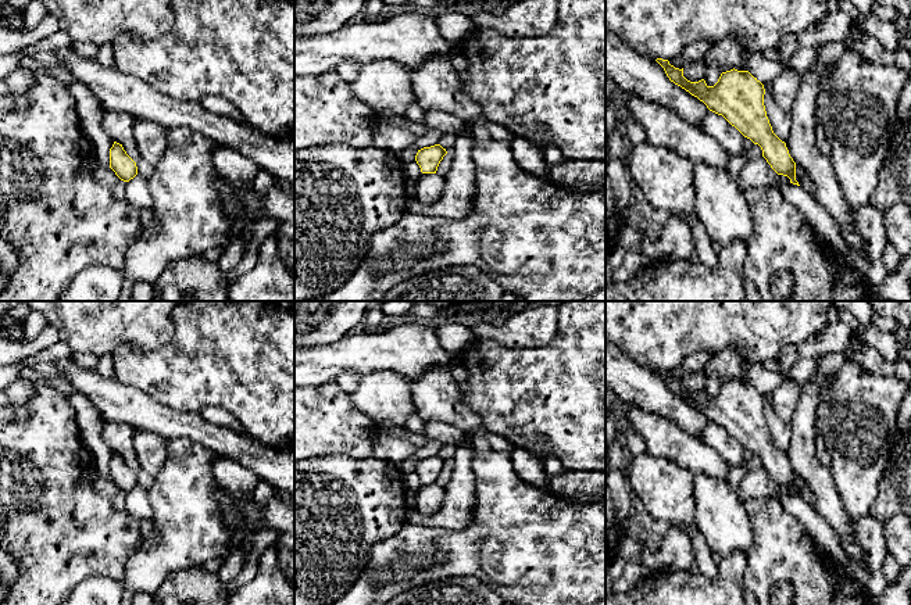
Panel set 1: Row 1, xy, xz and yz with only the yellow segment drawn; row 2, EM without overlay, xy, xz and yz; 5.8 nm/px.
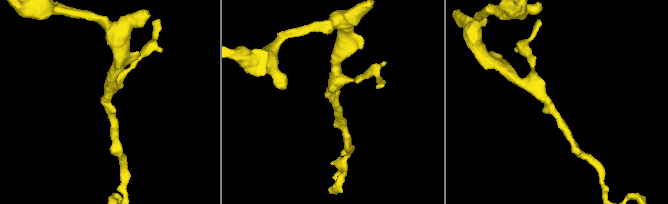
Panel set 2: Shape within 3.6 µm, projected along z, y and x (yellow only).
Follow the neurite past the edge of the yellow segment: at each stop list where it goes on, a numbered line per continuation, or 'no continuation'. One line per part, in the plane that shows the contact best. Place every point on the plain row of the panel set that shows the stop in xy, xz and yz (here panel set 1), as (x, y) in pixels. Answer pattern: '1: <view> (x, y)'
no continuation

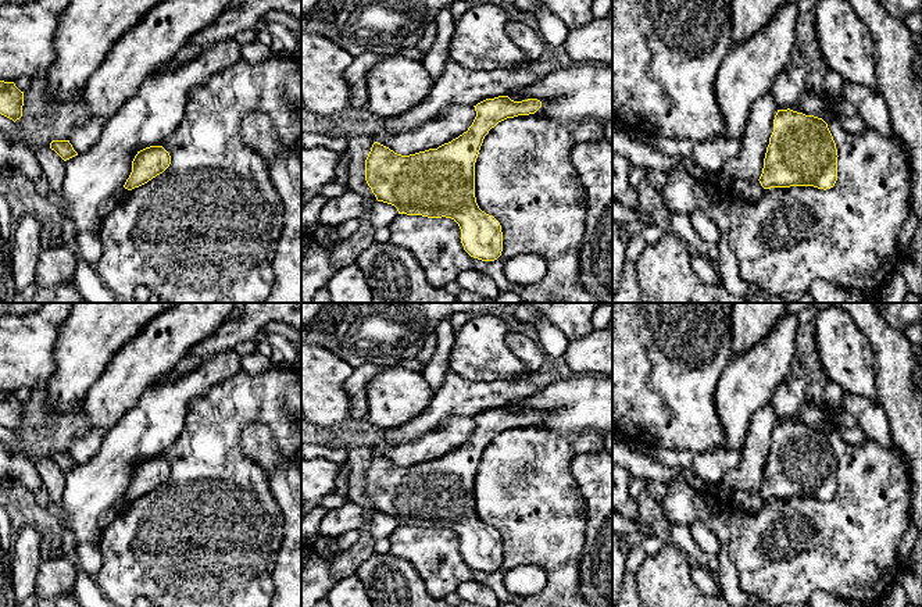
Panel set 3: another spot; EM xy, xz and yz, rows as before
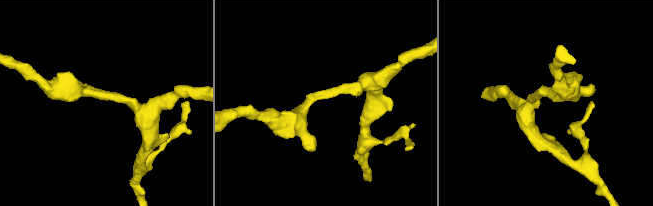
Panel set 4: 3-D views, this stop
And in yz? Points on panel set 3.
no continuation

